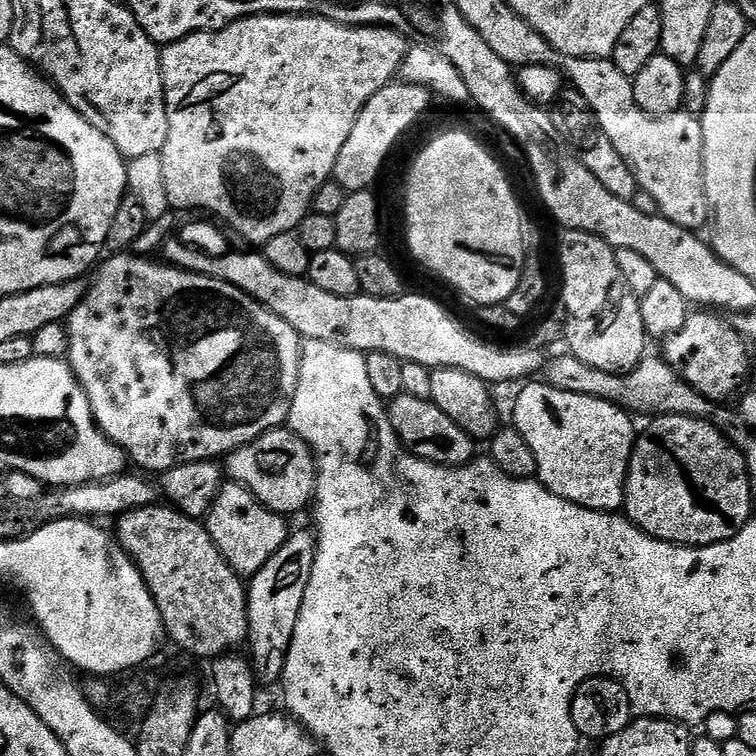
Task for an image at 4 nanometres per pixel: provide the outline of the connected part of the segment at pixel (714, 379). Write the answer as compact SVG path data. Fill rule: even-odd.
M712 310L693 311L682 330L663 337L662 355L698 394L717 402L728 402L749 383L753 345L737 330L735 323L728 321L727 324L720 316L723 315Z

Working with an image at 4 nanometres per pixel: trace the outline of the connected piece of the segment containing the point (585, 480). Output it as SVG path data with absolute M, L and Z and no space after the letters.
M536 382L525 383L521 387L525 388L517 394L511 423L522 434L522 438L526 438L530 450L534 450L534 458L538 462L536 476L540 483L558 494L558 498L566 498L566 502L574 502L595 512L619 513L624 507L624 483L634 447L633 417L609 400L572 394L543 382L532 383Z

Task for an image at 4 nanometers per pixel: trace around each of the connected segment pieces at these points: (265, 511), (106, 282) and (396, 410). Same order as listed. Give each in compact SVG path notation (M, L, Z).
M225 482L214 506L208 511L206 527L210 538L218 546L222 558L242 578L251 578L278 554L282 542L290 534L289 521L280 513L270 510L246 486Z
M109 255L107 257L109 260L105 259L95 269L96 277L93 278L92 284L90 280L84 301L68 315L66 321L68 327L66 359L72 368L72 373L79 378L80 384L90 398L96 427L101 428L109 440L114 441L124 451L125 457L131 463L133 460L138 467L145 468L140 470L145 473L156 472L155 474L169 472L171 468L177 468L180 464L227 457L234 449L257 440L263 432L271 432L272 429L281 427L287 421L288 411L294 402L294 394L298 390L302 338L294 330L294 326L290 326L286 318L274 314L269 308L262 306L242 290L238 290L238 286L230 286L226 282L197 272L188 272L185 268L178 268L175 264L161 262L159 259L147 260L144 256L132 255Z
M401 394L387 405L387 409L388 422L394 426L400 443L418 458L435 464L459 466L468 464L477 455L477 441L464 433L458 426L458 422L450 418L450 414L438 410L433 400L423 400Z

